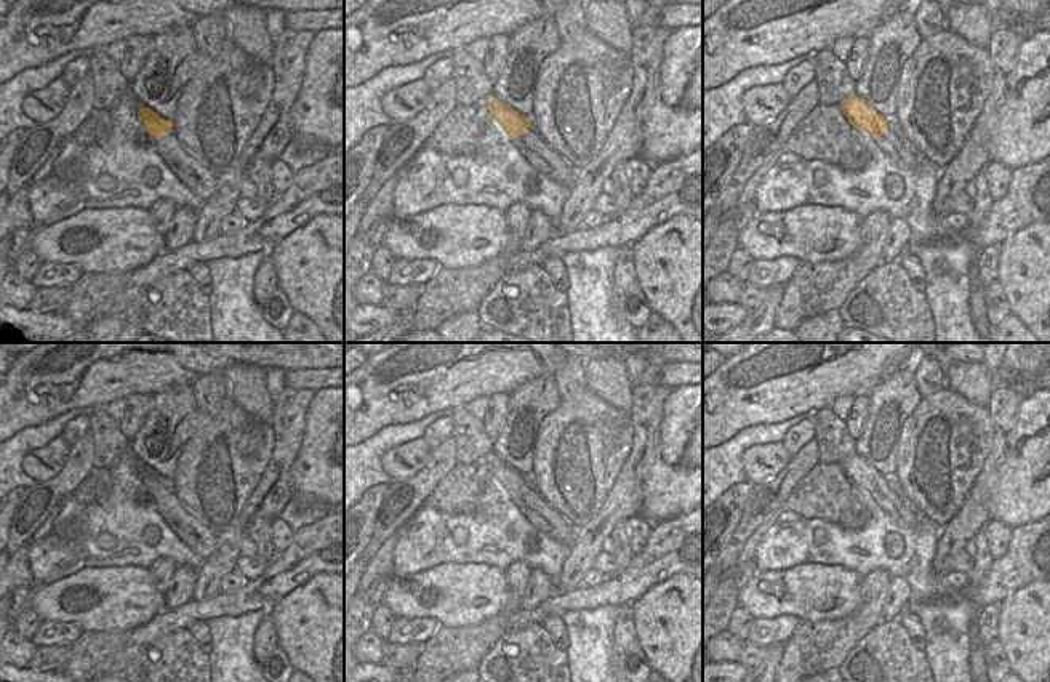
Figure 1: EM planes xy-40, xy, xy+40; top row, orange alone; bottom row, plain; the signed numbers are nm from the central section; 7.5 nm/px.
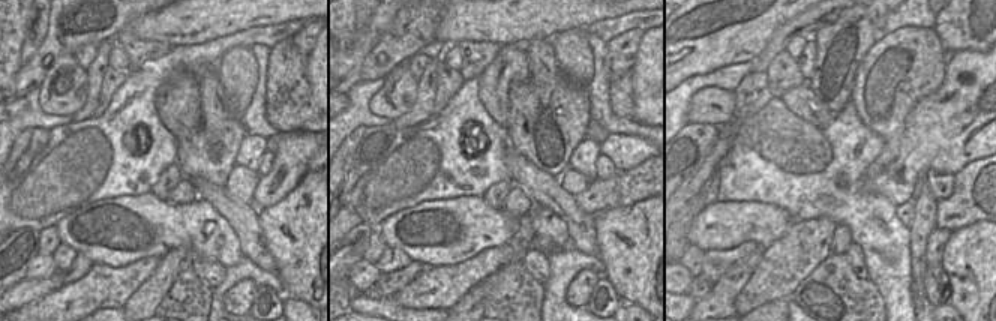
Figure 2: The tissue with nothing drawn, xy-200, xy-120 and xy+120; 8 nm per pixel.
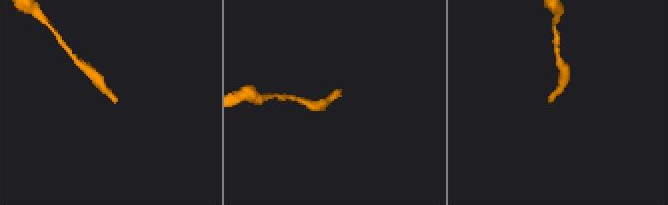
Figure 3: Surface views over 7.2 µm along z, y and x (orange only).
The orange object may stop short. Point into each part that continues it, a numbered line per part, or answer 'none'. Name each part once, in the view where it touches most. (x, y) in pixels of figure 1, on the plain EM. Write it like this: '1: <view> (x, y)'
1: xy-40 (197, 537)

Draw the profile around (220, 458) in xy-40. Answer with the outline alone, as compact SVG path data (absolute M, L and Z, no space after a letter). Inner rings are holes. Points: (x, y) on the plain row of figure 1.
M226 397L218 413L194 410L174 431L174 493L179 501L216 533L230 530L256 488L275 445L271 421L245 413Z

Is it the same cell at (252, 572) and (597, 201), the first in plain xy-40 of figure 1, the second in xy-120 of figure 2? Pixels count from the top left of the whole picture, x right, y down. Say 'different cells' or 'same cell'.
same cell

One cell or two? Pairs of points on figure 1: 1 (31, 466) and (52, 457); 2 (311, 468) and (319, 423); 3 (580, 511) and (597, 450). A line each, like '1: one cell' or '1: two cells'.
1: one cell
2: one cell
3: one cell

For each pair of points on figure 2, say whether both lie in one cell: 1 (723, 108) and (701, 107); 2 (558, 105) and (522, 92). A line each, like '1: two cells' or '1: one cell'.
1: one cell
2: one cell

